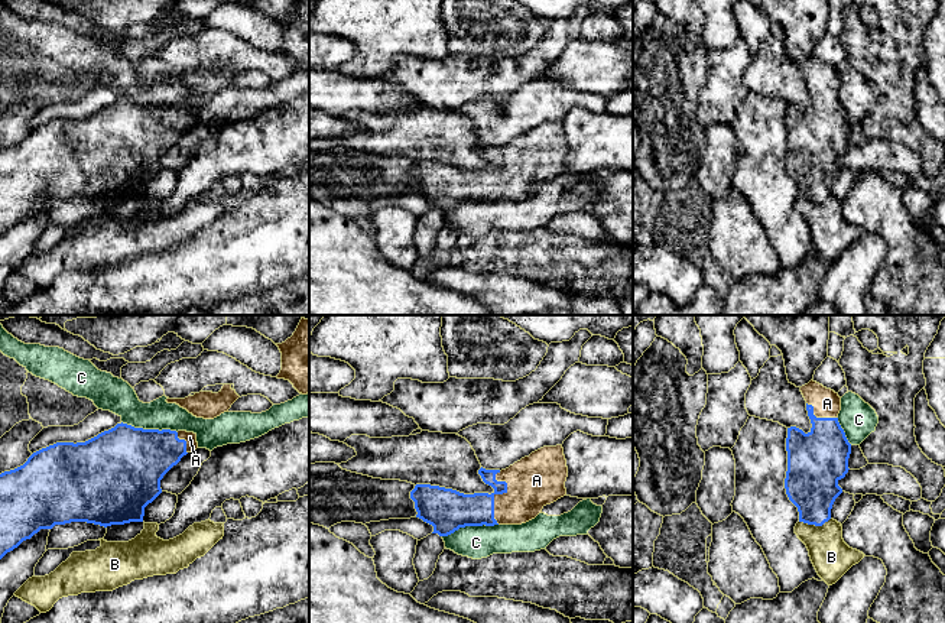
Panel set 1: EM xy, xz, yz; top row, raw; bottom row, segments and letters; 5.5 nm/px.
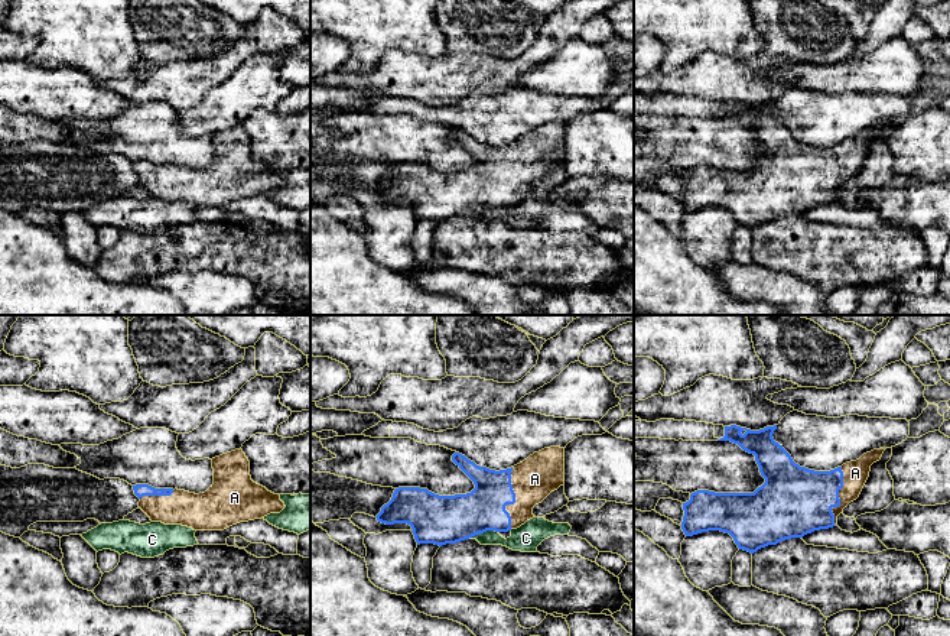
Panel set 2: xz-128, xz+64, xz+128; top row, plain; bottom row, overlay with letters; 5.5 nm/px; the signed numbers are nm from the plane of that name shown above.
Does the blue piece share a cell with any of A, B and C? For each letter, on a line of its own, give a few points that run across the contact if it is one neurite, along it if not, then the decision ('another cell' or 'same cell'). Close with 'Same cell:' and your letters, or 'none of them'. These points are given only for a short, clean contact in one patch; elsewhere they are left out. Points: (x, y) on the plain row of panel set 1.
A: same cell
B: another cell
C: line xy (122, 97), (135, 103), (174, 106), (177, 109); another cell
Same cell: A

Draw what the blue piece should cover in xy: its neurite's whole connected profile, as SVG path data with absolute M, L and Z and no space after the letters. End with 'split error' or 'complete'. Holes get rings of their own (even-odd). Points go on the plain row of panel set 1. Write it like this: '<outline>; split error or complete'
M121 98L85 119L56 119L33 129L23 142L0 150L0 236L40 205L55 201L87 198L107 204L143 198L144 184L162 169L163 152L197 124L194 108L143 106Z; split error

